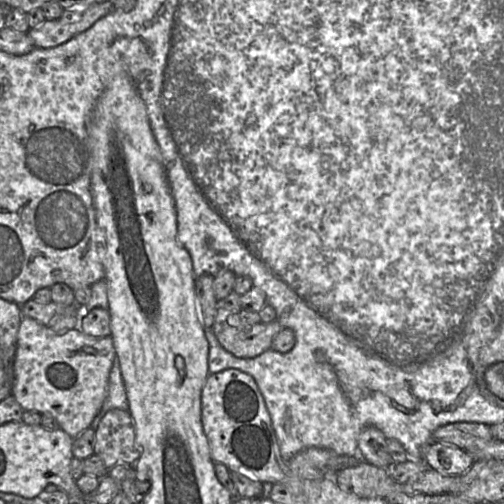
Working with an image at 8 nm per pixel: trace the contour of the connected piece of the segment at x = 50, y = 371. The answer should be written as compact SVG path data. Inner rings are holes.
M22 316L17 335L11 395L24 410L51 414L58 421L60 428L74 439L90 427L100 412L108 394L109 374L115 357L116 351L111 335L102 338L92 337L82 332L79 327L63 335L57 335L47 325Z

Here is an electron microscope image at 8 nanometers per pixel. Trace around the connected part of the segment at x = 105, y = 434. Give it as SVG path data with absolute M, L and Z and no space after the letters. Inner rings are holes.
M109 410L95 434L94 454L101 458L107 468L117 464L134 464L139 459L135 423L129 410Z

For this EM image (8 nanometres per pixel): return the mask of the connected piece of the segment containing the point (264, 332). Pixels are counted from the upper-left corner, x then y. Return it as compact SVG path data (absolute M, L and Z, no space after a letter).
M217 301L217 313L212 328L221 346L238 358L254 358L271 349L274 337L284 329L279 321L245 326L240 322L239 314L223 308L220 301Z

